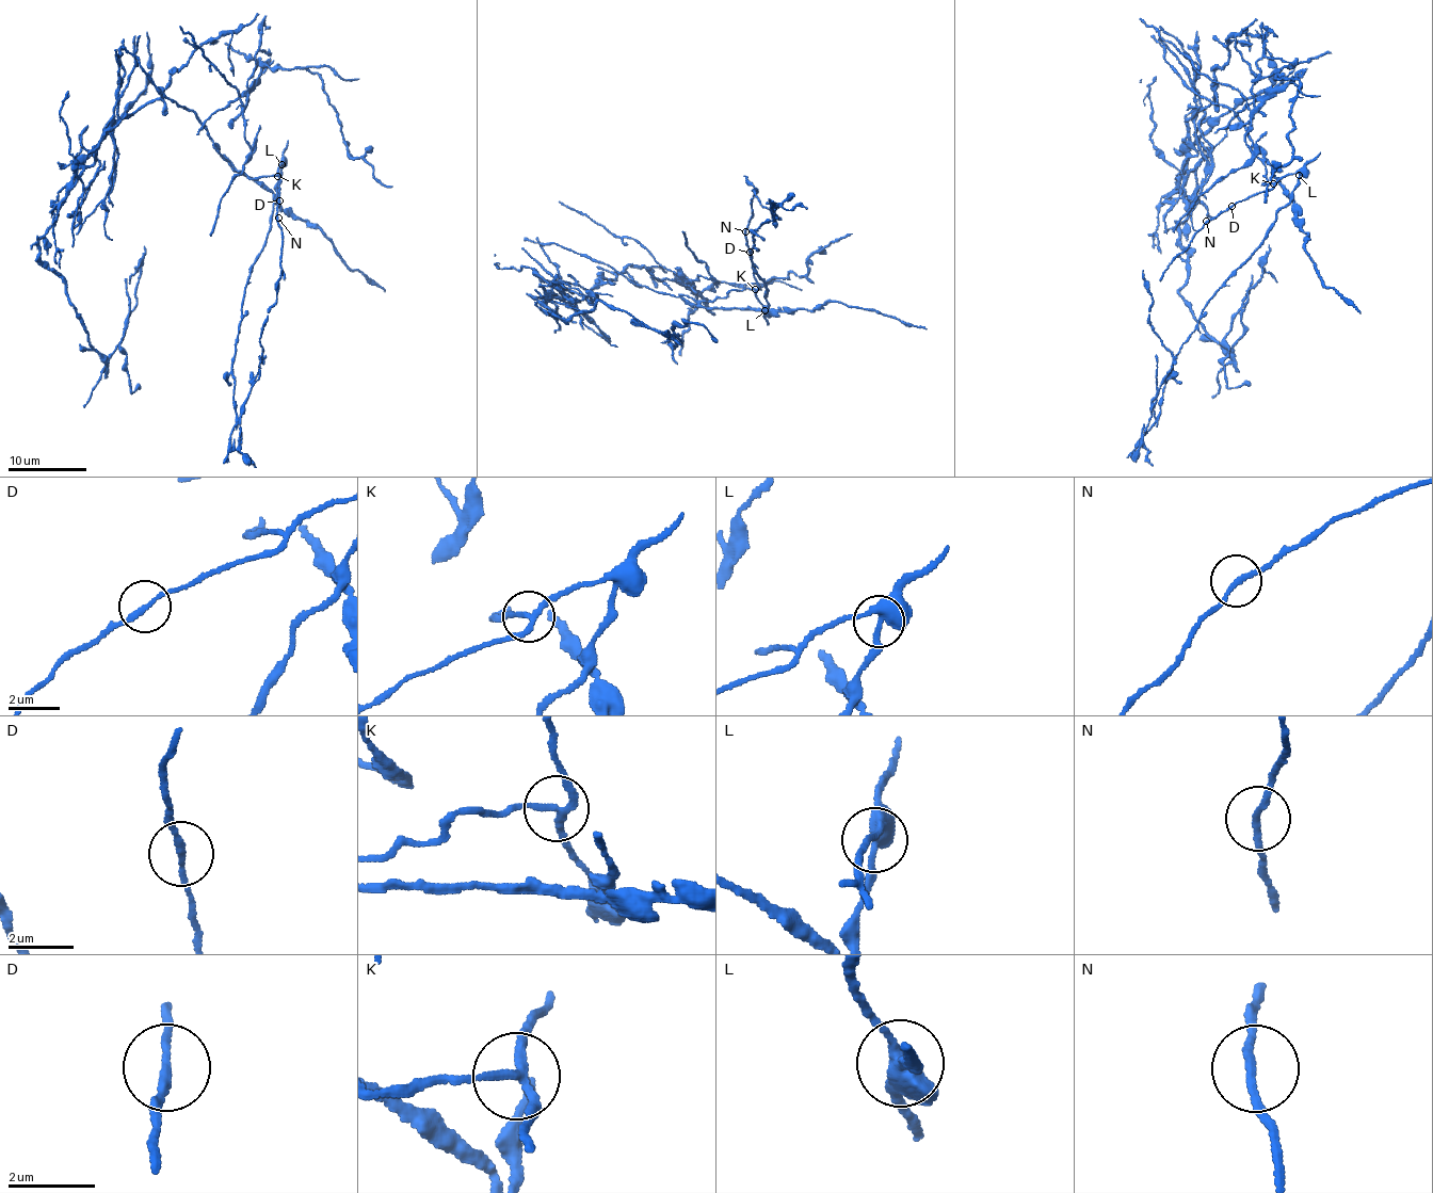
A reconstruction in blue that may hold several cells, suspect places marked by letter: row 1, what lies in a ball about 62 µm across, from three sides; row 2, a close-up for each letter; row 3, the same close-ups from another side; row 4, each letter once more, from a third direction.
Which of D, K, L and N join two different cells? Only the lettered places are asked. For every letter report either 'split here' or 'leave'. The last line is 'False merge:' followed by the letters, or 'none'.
D: leave
K: split here
L: split here
N: leave
False merge: K, L

